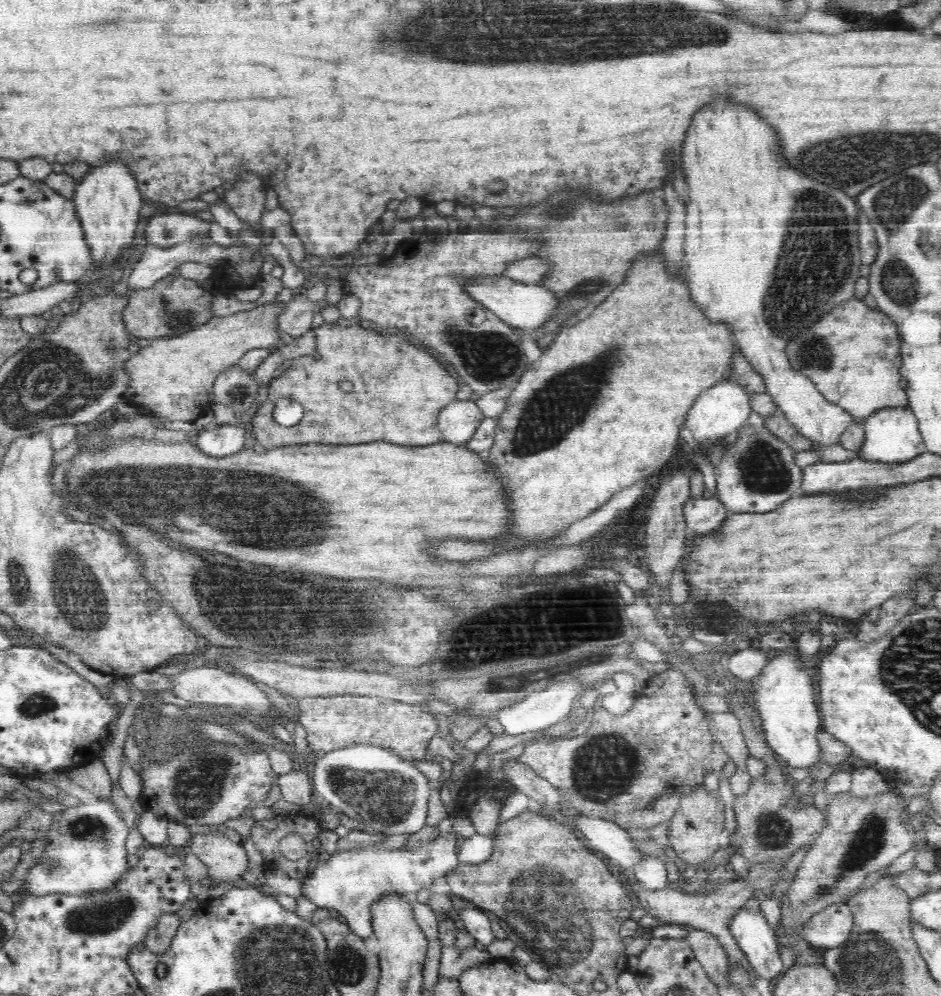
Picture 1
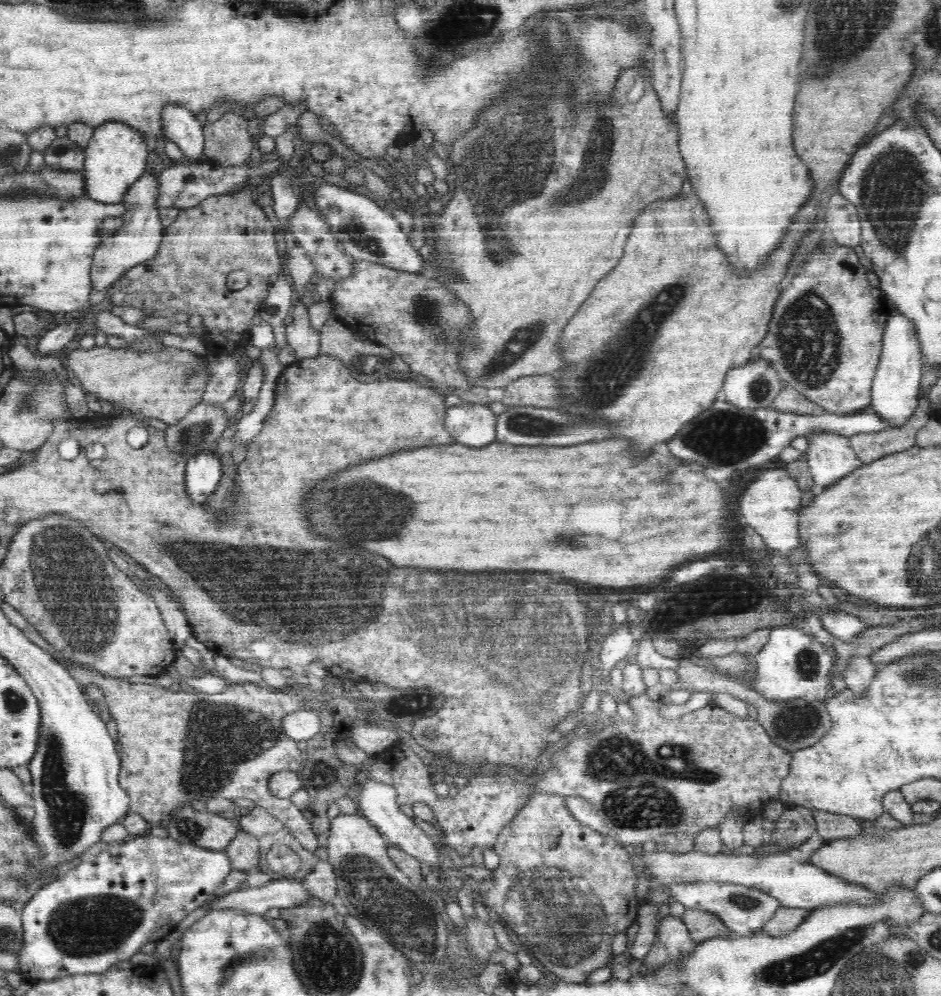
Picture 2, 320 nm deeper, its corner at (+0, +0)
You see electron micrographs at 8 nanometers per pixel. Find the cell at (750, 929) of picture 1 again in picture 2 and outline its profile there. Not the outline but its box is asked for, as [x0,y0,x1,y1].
[667,882,782,936]

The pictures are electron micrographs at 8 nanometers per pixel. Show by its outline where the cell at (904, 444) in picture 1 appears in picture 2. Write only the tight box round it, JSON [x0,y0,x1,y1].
[871,307,922,428]

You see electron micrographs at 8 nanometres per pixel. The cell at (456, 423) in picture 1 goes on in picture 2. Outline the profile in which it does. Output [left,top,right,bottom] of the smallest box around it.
[444,403,497,447]

